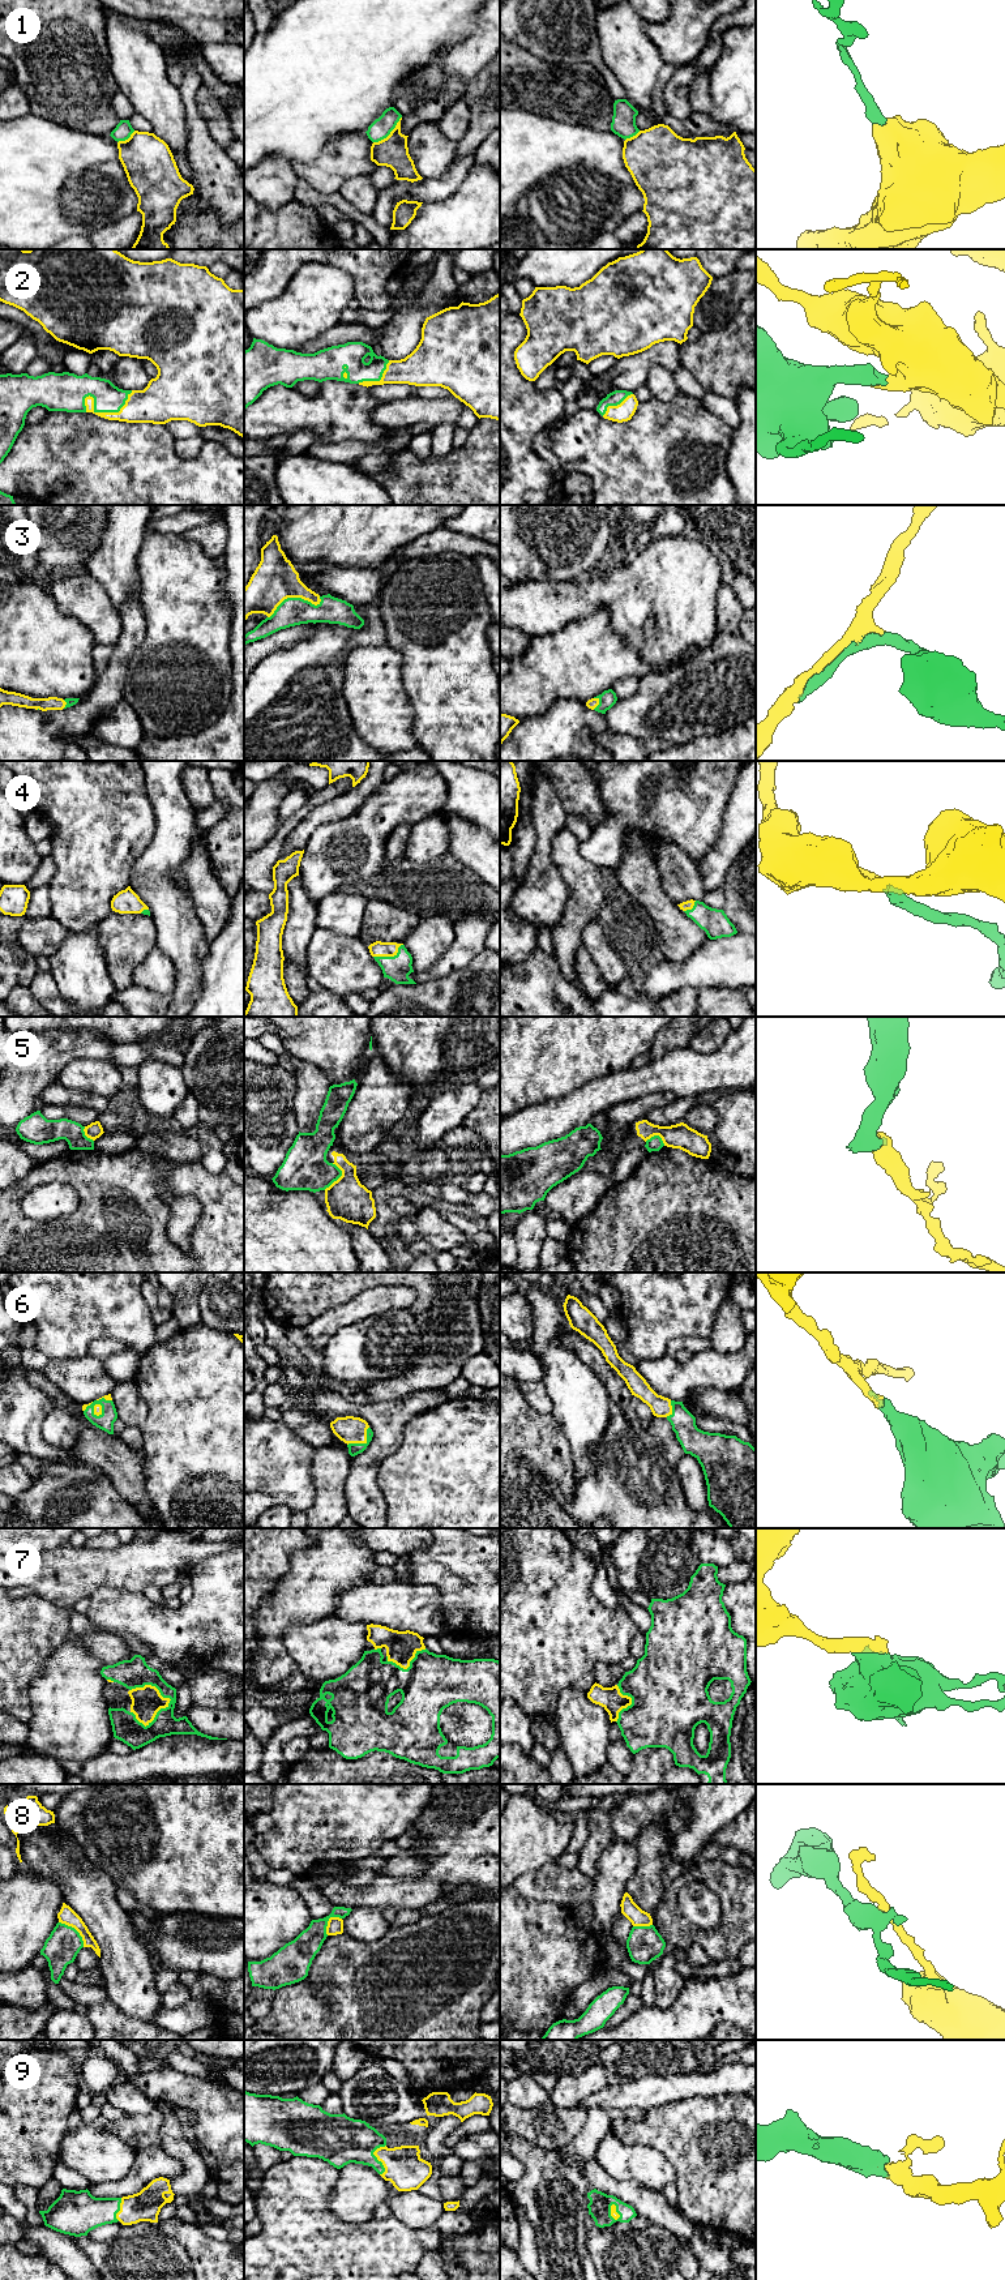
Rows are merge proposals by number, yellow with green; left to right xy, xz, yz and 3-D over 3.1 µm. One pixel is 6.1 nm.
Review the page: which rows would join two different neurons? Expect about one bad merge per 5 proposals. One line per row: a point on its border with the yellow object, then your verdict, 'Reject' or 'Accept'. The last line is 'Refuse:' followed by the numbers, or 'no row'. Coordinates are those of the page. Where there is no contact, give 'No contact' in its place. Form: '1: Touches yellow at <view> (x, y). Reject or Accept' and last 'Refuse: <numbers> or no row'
1: Touches yellow at xz (390, 133). Reject
2: Touches yellow at xy (99, 413). Accept
3: Touches yellow at xz (294, 597). Accept
4: Touches yellow at xz (389, 955). Accept
5: Touches yellow at xz (340, 1177). Reject
6: Touches yellow at xz (363, 1442). Accept
7: Touches yellow at xy (150, 1685). Accept
8: Touches yellow at xy (76, 1929). Reject
9: Touches yellow at xz (376, 2156). Accept
Refuse: 1, 5, 8

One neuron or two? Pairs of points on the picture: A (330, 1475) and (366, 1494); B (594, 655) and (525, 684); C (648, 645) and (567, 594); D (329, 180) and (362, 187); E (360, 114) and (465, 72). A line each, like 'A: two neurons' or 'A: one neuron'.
A: two neurons
B: one neuron
C: one neuron
D: two neurons
E: two neurons

